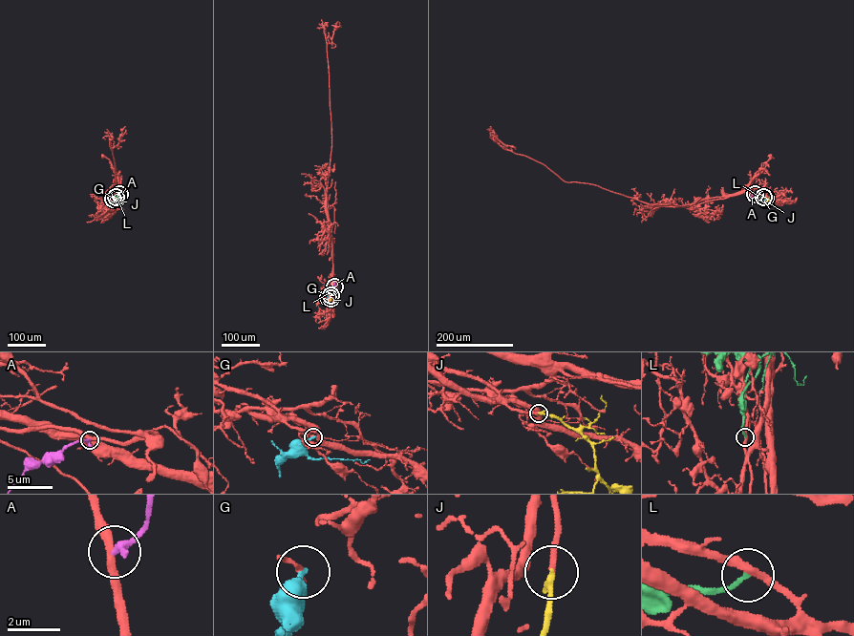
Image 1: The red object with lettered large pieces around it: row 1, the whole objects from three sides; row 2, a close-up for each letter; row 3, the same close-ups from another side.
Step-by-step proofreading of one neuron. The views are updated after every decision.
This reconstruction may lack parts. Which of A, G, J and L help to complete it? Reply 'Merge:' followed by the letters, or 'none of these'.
Merge: J

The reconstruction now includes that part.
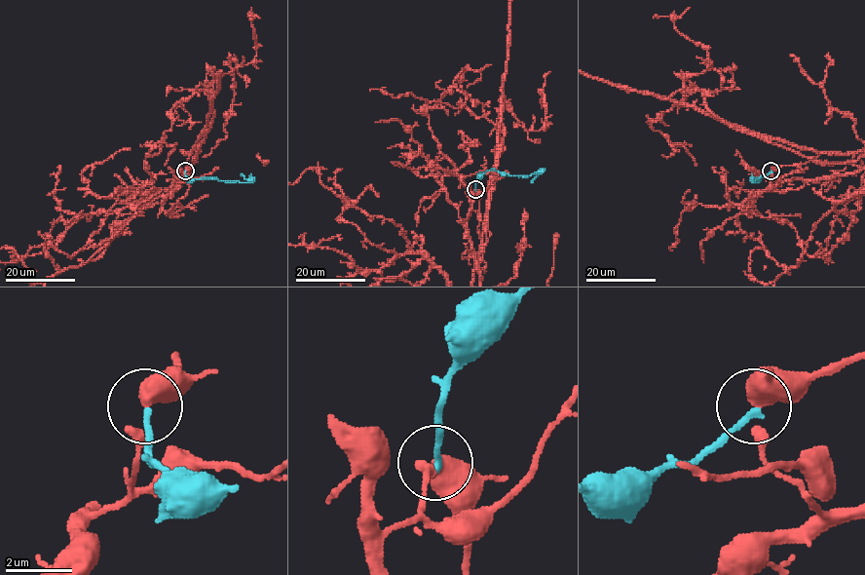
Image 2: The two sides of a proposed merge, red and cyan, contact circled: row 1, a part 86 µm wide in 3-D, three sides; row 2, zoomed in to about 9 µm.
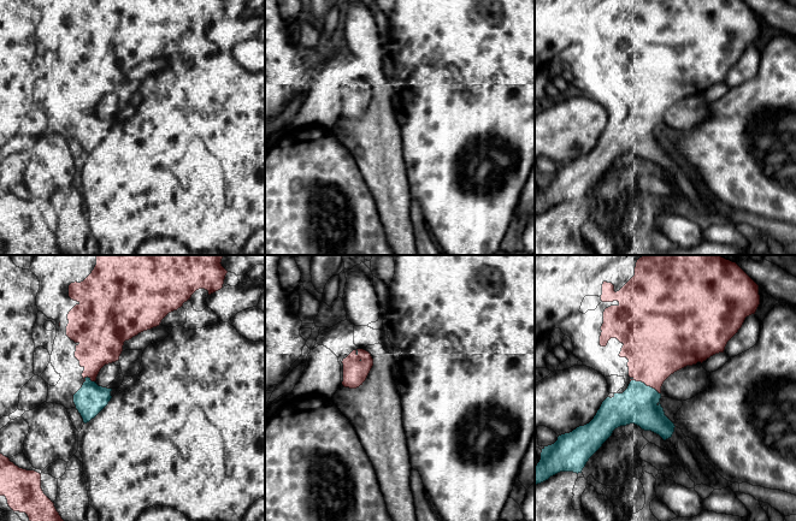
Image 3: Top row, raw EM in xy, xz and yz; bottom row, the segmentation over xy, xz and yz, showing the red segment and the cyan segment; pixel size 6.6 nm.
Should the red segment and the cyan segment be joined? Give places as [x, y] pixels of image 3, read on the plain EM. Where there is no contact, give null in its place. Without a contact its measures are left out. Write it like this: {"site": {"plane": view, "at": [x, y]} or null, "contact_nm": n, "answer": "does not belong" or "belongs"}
{"site": {"plane": "yz", "at": [646, 114]}, "contact_nm": 240, "answer": "belongs"}

